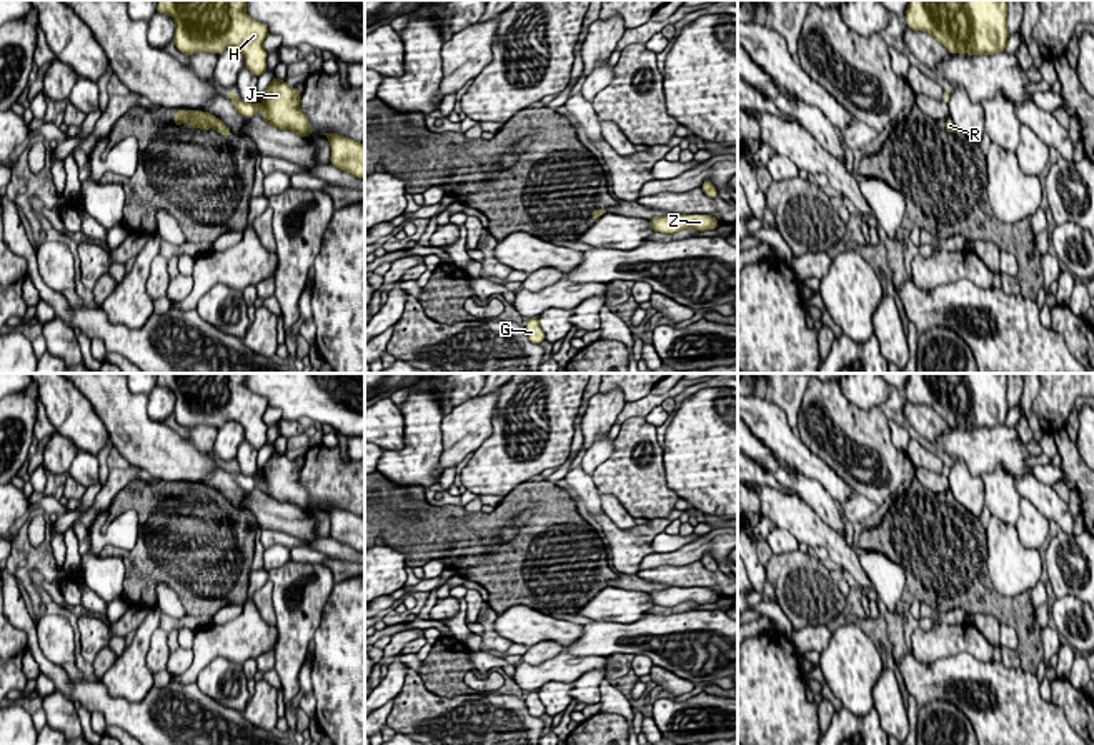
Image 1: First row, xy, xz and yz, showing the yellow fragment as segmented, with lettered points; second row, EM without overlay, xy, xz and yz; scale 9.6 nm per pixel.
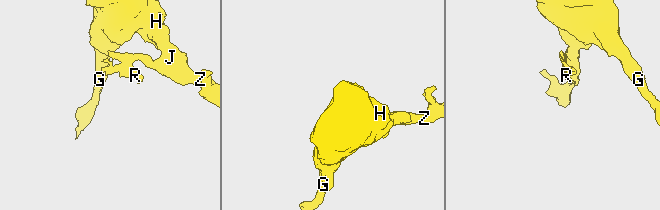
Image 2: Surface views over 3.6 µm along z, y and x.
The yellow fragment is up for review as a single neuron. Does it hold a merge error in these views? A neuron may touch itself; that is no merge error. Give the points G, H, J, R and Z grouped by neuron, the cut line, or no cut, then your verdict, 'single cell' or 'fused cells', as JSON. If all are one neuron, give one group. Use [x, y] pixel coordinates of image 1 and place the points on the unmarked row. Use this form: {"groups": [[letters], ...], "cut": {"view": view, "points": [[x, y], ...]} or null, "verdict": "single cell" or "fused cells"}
{"groups": [["G", "H", "J", "R", "Z"]], "cut": null, "verdict": "single cell"}

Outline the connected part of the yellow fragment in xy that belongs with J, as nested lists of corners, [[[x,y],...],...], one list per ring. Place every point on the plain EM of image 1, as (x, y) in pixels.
[[[275,448],[261,468],[263,473],[260,478],[255,475],[243,475],[235,465],[228,465],[228,468],[235,482],[243,490],[255,490],[261,480],[265,483],[265,488],[260,492],[275,502],[295,505],[303,512],[315,505],[308,492],[300,483],[301,467],[296,462],[288,460],[285,453],[280,453]]]

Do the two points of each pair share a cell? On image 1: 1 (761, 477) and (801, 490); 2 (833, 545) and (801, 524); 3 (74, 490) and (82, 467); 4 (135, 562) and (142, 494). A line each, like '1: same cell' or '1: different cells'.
1: different cells
2: same cell
3: different cells
4: same cell

